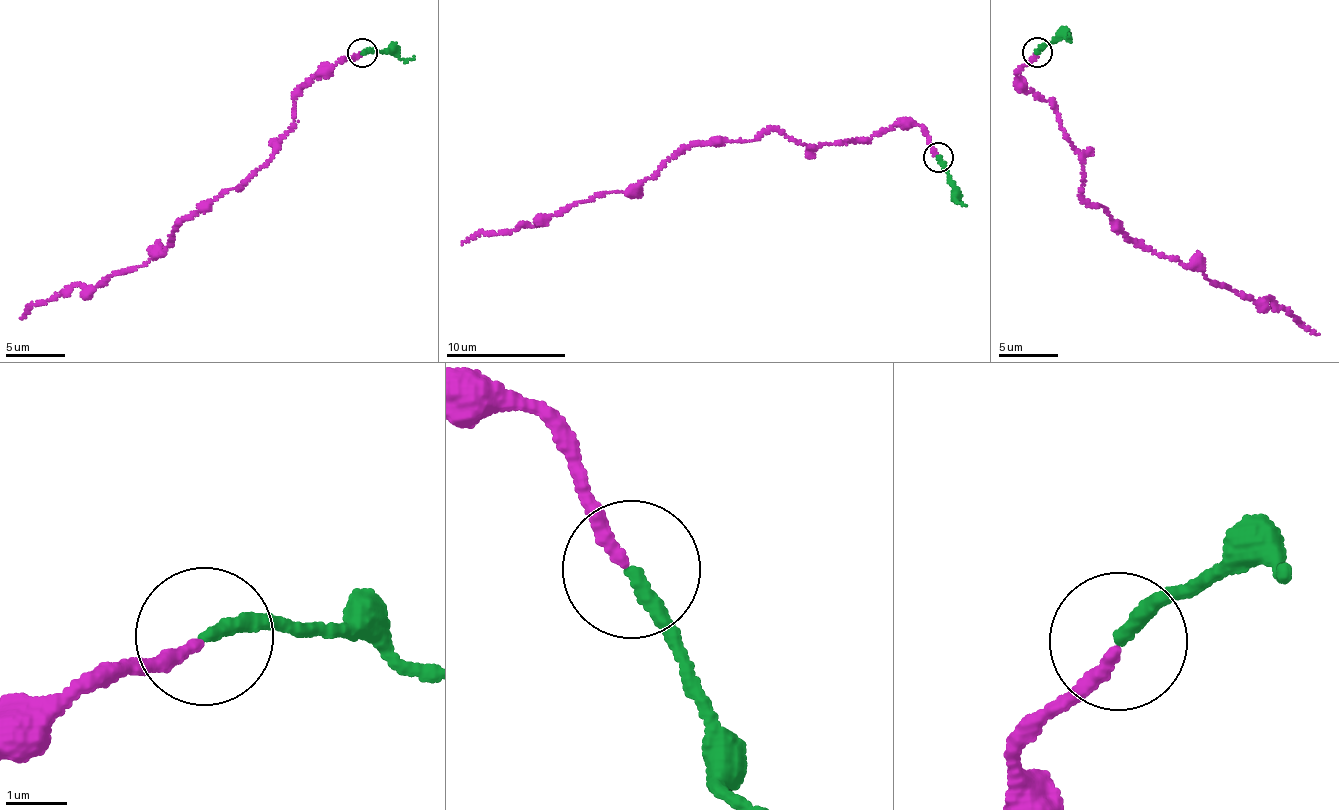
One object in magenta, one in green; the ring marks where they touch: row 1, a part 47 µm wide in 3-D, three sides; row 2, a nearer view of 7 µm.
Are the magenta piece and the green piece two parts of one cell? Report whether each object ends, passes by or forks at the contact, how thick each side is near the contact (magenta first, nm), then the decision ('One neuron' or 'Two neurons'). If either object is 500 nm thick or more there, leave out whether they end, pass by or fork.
At the ring magenta ends. At the ring green ends. Thickness 180 nm (magenta) against 200 nm. One neuron

